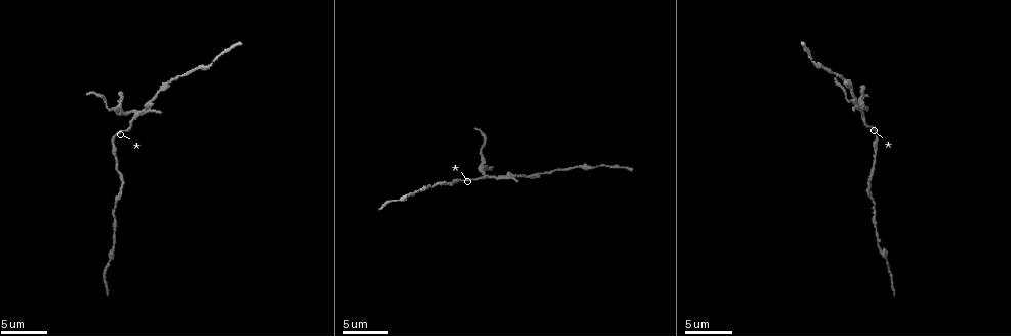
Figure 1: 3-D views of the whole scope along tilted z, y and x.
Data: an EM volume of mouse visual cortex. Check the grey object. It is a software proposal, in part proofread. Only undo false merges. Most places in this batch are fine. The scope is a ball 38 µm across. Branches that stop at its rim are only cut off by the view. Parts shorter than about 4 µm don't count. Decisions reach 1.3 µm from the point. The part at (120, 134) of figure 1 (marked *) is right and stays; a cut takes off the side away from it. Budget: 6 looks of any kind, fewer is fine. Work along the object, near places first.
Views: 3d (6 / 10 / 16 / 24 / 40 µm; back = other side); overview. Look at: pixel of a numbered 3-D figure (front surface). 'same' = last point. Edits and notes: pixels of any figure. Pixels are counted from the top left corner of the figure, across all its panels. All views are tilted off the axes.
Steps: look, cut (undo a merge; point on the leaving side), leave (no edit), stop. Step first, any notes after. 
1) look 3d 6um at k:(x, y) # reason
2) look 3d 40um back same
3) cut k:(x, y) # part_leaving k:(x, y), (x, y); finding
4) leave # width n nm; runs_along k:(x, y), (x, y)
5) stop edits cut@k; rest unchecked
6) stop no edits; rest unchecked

look 3d 16um at 1:(841, 76) # thick turns thin

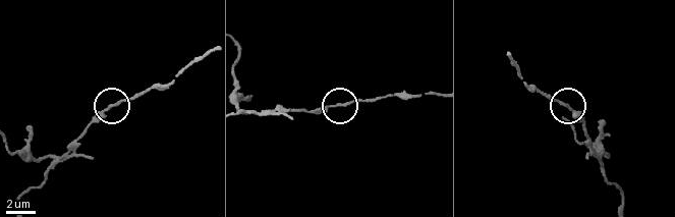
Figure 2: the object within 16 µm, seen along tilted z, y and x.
look 3d 16um back at 2:(339, 105)

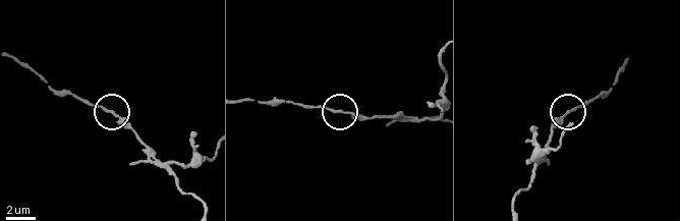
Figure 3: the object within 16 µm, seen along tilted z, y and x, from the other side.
leave # width 200 nm; runs_along 3:(192, 198), (115, 114), (90, 104), (81, 97); one cell here

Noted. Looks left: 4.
look 3d 16um at 1:(863, 109) # branch point

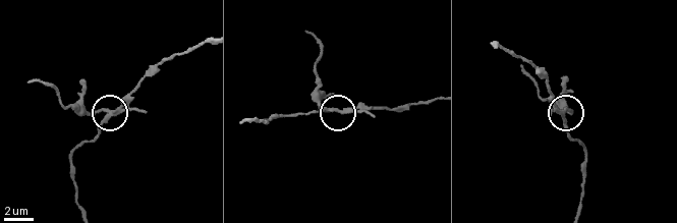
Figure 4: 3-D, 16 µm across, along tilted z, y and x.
cut 4:(142, 111) # part_leaving 4:(118, 109), (83, 113), (63, 104), (54, 89), (30, 81); a second cell is stuck on

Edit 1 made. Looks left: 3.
look overview

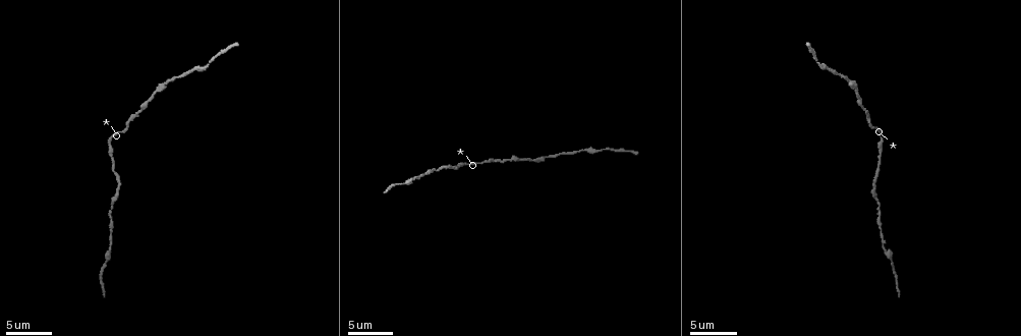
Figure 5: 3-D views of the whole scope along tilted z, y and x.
look 3d 16um at 5:(440, 170) # thick turns thin

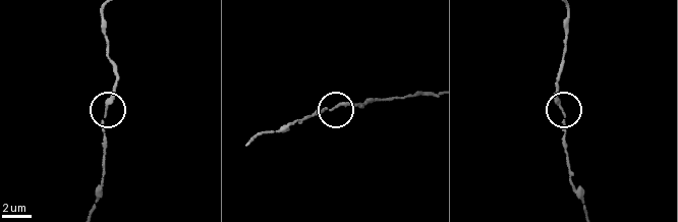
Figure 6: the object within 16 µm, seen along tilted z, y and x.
look 3d 16um back at 6:(335, 104) # other side

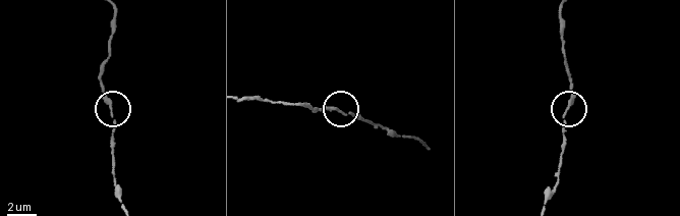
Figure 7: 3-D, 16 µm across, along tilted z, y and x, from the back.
leave # runs_along 7:(560, 12), (561, 48), (571, 100), (564, 117), (564, 152); one cell here

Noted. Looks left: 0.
stop edits cut@4; rest unchecked

